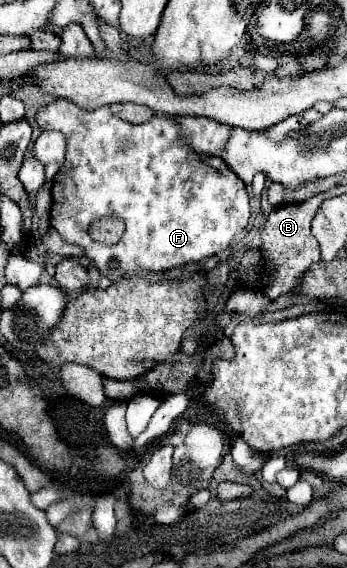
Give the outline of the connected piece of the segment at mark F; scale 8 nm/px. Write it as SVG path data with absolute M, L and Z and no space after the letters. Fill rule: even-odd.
M56 100L38 112L36 122L42 130L58 130L66 136L66 162L52 186L52 226L64 240L82 246L100 270L106 270L112 260L118 262L122 274L140 270L166 272L188 262L200 262L228 248L232 238L244 230L250 220L244 182L224 160L190 150L190 146L180 140L178 124L170 116L154 116L144 124L128 124L110 110L80 110L74 102ZM102 216L124 218L126 230L118 244L106 246L88 236L88 226Z

